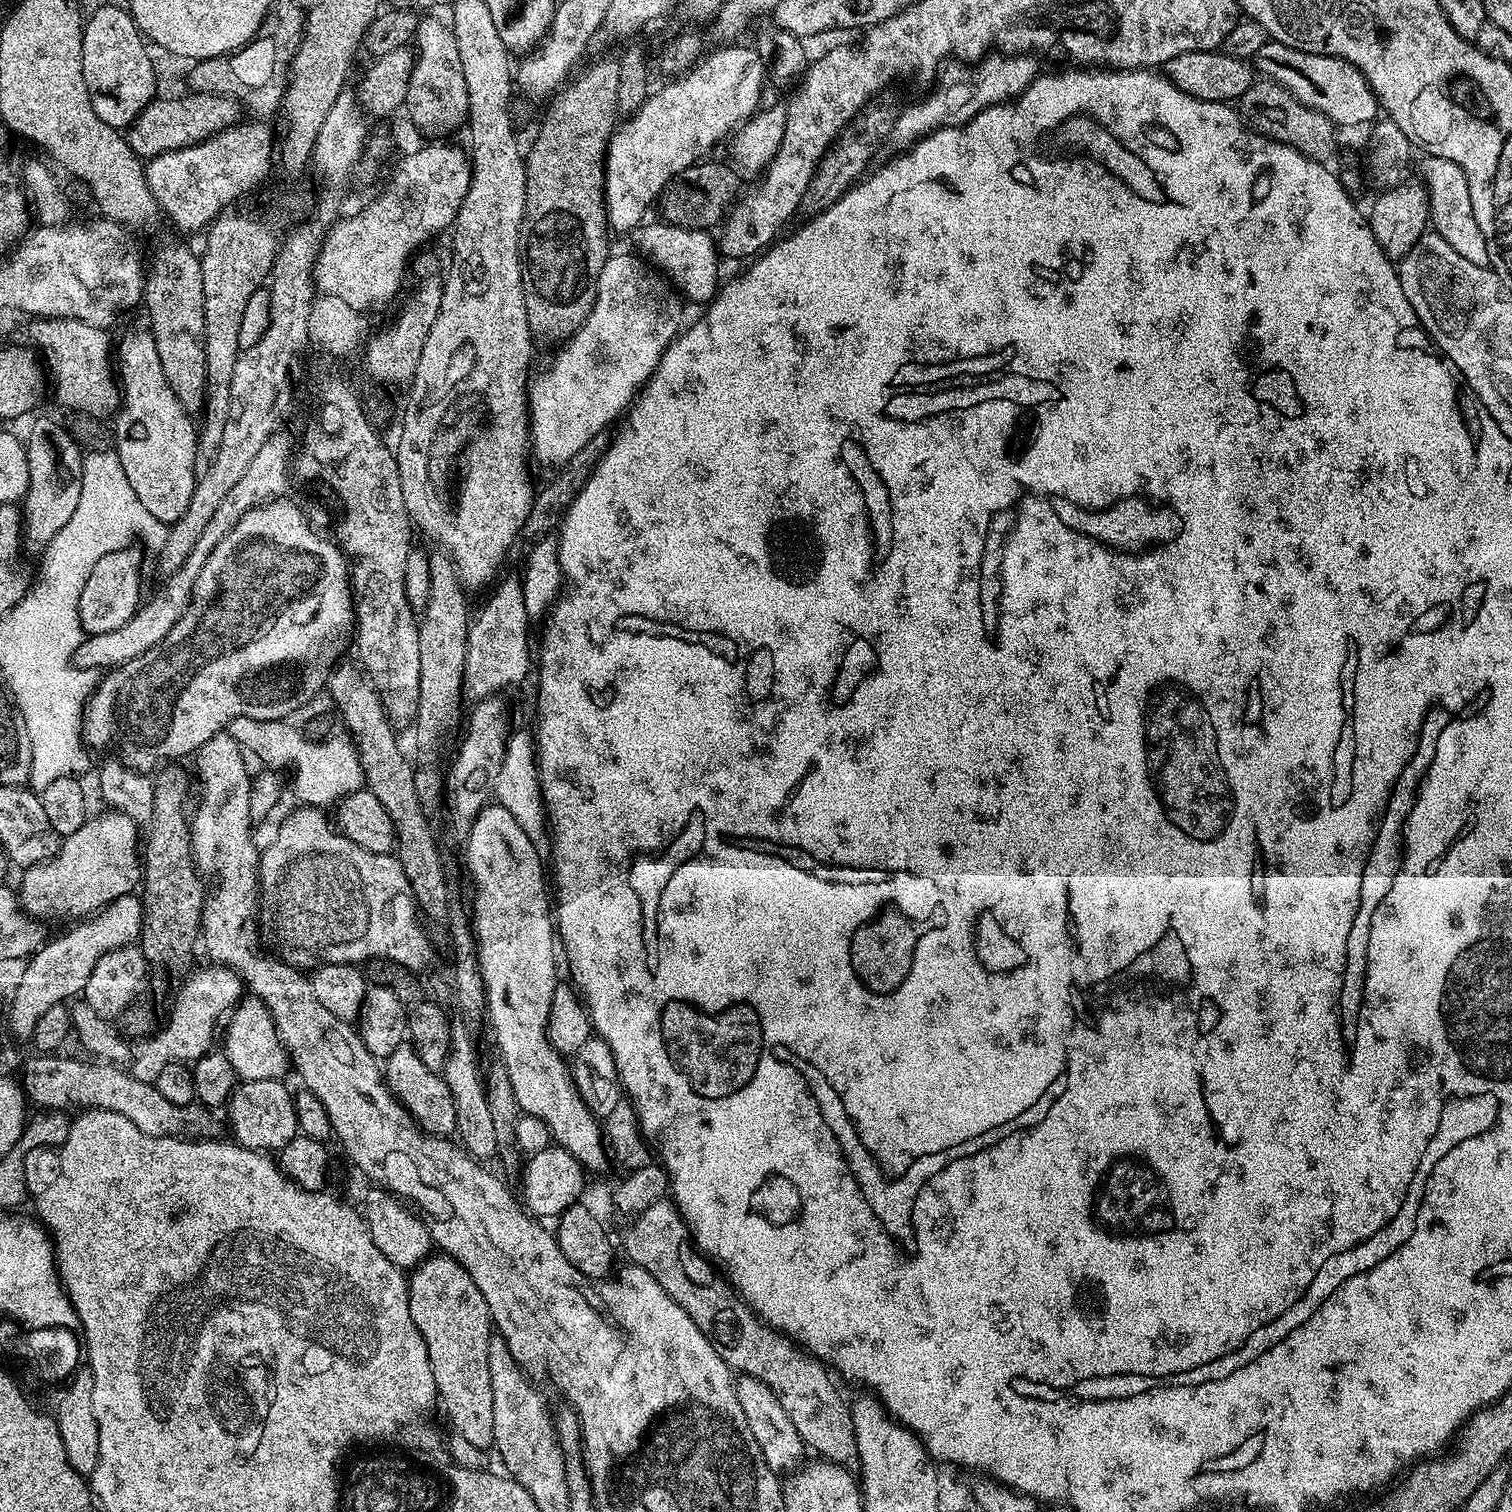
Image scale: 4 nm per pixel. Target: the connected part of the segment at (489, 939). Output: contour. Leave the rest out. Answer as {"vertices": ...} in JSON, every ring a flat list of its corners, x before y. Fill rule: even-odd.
{"vertices":[[495,802,489,803,487,808,476,815,466,847,464,860,468,863,468,880,472,883,472,933,476,936,478,966,482,970,486,1024,492,1027,492,1036,500,1051,498,1060,506,1068,521,1113,546,1122,555,1147,570,1153,589,1173,600,1172,610,1164,610,1153,602,1139,601,1121,588,1109,586,1102,582,1102,572,1080,569,1061,558,1050,554,1050,548,1037,550,1002,558,983,558,936,554,931,554,908,550,903,550,892,545,889,546,866,540,862,541,853,522,826,514,822,514,816]]}

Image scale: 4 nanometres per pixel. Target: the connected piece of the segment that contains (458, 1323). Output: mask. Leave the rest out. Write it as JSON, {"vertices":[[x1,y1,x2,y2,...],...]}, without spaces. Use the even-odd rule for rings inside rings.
{"vertices":[[429,1254,418,1267,411,1269,408,1276,408,1305,410,1318,414,1318,414,1326,418,1326,418,1334,422,1334,426,1342,426,1350,430,1354,430,1370,434,1370,438,1404,444,1407,452,1423,451,1431,466,1438,470,1446,491,1449,494,1438,494,1394,490,1390,488,1355,494,1325,482,1290,474,1286,474,1278,470,1278,468,1271,453,1256]]}

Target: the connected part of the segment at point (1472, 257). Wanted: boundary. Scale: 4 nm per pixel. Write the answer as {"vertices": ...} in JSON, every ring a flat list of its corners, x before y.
{"vertices":[[1441,156,1423,157,1420,164,1419,179,1428,189,1430,201,1431,227,1450,247,1466,262,1474,262,1474,266,1489,267,1488,251,1486,250,1486,238,1482,238,1482,230,1478,230,1478,222,1474,222,1474,205,1470,202,1470,182,1466,182,1466,174,1462,174,1462,166,1458,162,1450,162,1450,158]]}

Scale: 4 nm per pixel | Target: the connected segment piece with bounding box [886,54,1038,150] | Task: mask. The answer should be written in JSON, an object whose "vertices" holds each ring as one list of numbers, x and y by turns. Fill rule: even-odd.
{"vertices":[[989,54,979,62,945,63,934,81,933,92,897,115,886,141,887,147,907,150,931,132,940,128,959,128,995,104,1015,101,1036,80,1036,60,1037,57,1032,54]]}

